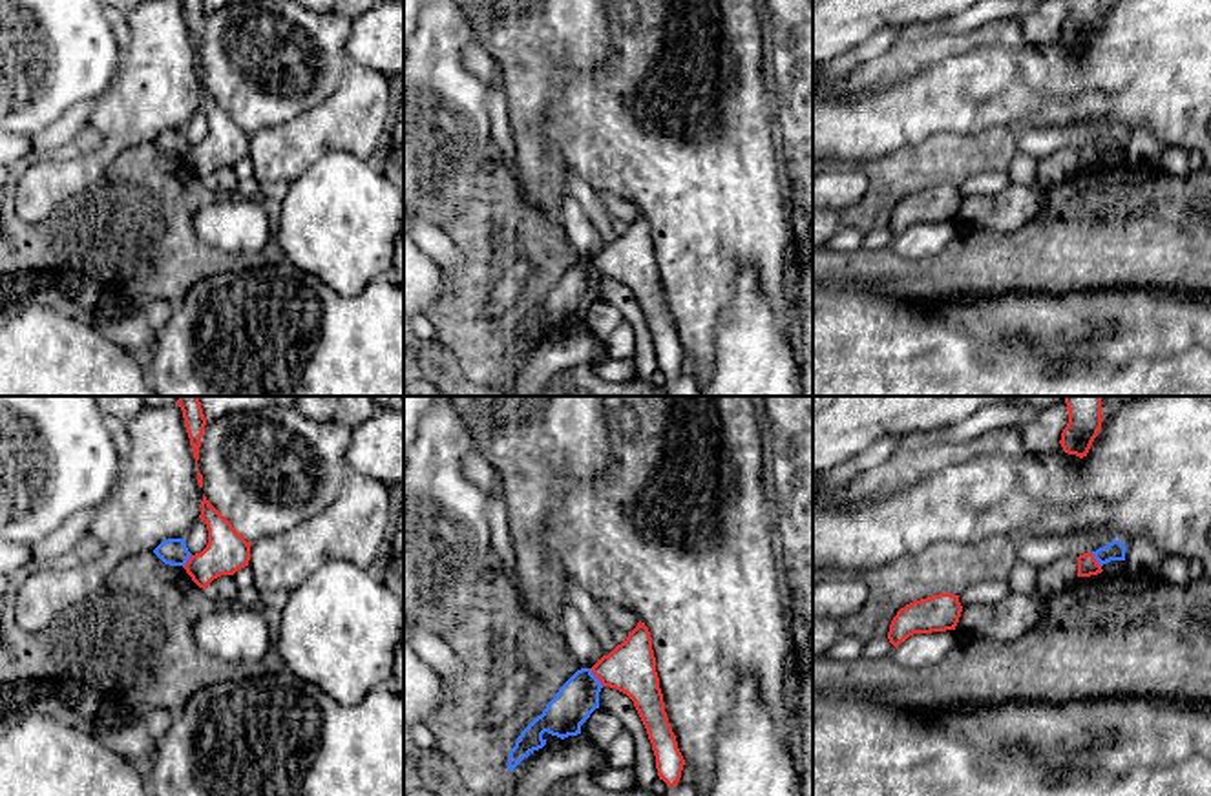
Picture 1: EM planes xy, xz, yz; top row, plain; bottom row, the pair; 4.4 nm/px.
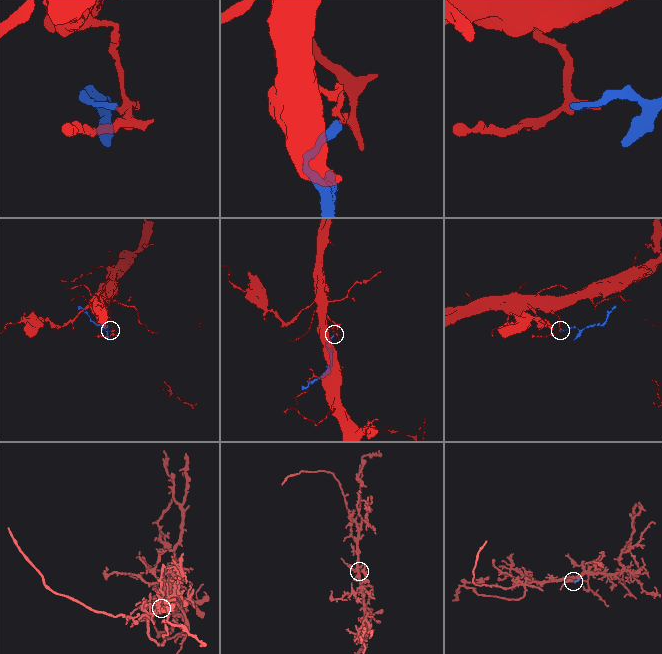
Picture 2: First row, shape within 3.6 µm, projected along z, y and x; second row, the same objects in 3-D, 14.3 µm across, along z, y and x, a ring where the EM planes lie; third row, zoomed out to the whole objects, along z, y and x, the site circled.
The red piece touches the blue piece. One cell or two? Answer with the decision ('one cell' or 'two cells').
two cells

